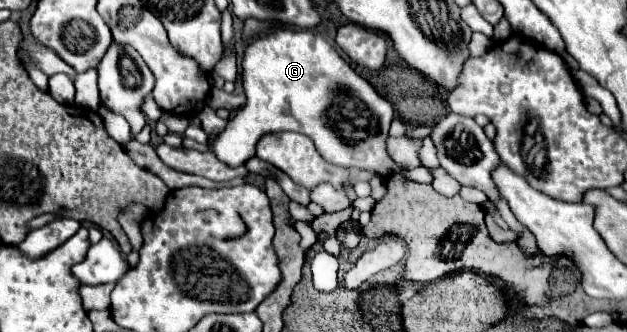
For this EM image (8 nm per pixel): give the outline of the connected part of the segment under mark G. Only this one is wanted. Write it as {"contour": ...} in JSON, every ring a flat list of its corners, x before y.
{"contour":[[277,28,251,40,243,56,245,106,227,122,225,130,211,136,211,152,229,168,243,166,255,156,255,144,271,132,301,132,309,136,317,152,341,168,369,170,383,178,399,173,408,180,431,183,431,170,400,168,387,152,387,136,393,120,391,102,361,78,331,44,309,30]]}

